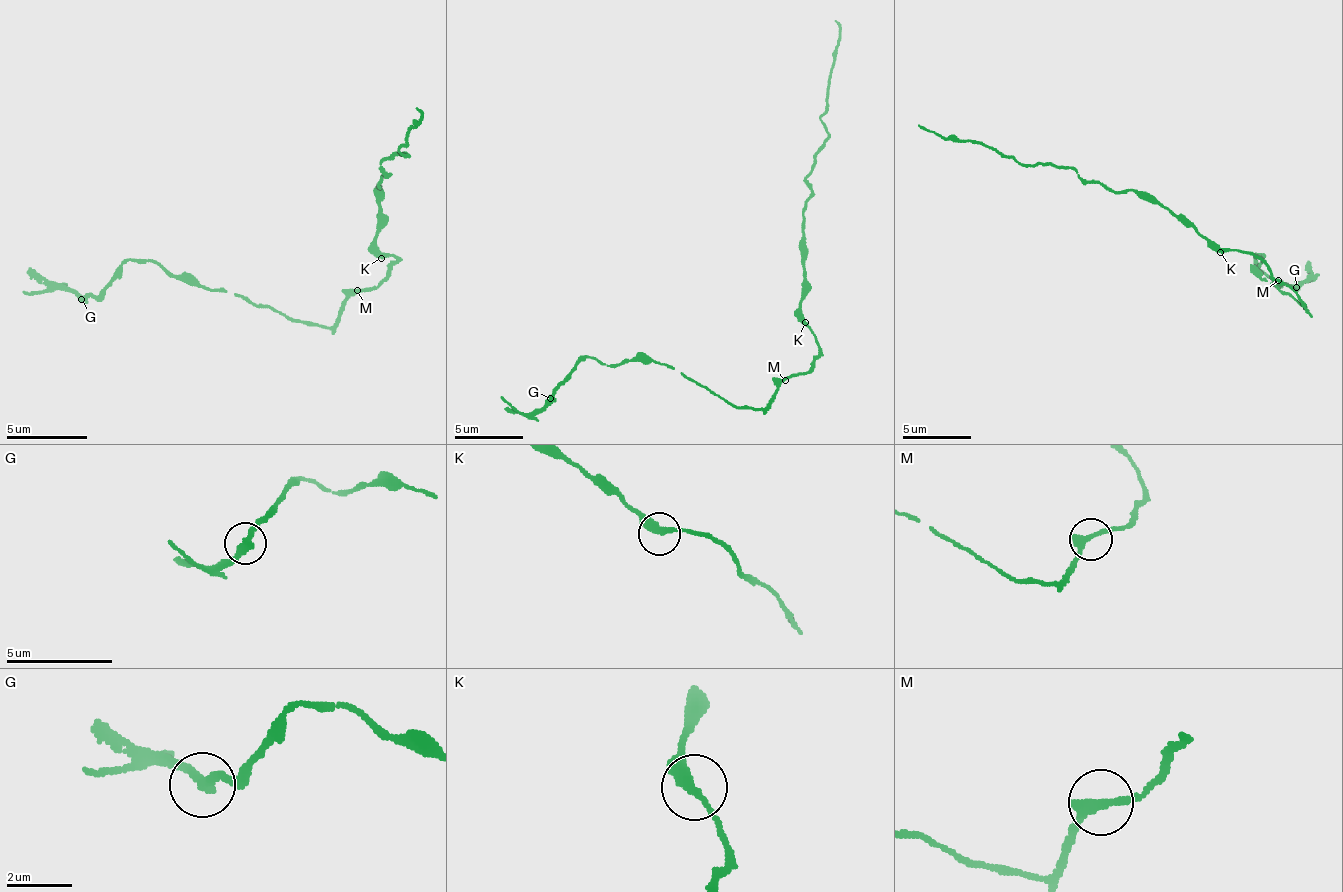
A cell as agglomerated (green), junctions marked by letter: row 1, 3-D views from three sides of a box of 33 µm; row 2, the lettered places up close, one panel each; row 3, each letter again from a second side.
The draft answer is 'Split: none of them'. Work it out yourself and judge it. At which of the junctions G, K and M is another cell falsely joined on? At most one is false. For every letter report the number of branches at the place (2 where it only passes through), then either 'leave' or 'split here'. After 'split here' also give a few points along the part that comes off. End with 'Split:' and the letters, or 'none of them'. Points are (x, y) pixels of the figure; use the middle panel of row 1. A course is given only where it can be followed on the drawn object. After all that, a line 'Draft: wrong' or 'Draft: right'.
G: 2 branches meet; split here; foreign part runs (551, 397), (531, 414), (513, 411), (500, 397)
K: 2 branches meet; leave
M: 2 branches meet; leave
Split: G
Draft: wrong

